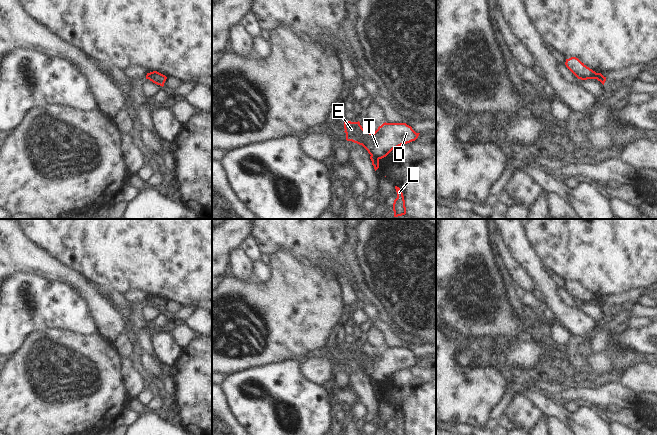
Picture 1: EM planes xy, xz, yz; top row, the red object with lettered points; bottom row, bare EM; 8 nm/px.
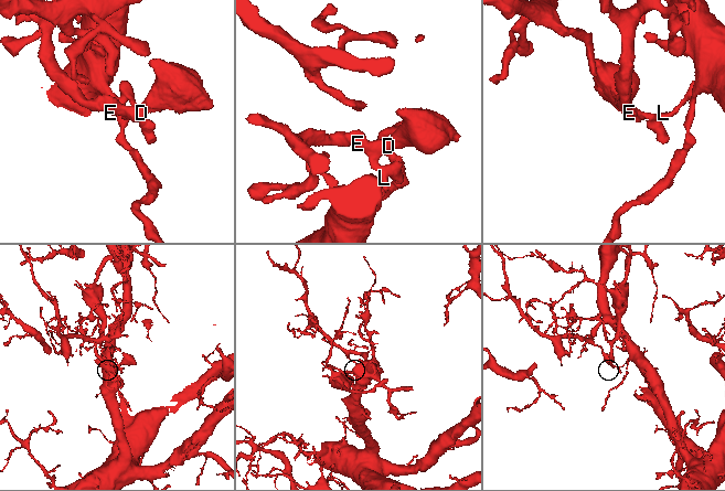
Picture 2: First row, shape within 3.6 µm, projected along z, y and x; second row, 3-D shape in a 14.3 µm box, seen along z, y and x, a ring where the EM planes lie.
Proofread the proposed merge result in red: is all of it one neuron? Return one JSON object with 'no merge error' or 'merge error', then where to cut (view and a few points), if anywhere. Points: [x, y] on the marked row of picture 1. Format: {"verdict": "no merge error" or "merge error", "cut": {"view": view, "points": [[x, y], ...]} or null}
{"verdict": "merge error", "cut": {"view": "xz", "points": [[371, 154], [378, 159]]}}

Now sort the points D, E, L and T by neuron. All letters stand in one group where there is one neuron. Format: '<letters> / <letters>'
D E T / L

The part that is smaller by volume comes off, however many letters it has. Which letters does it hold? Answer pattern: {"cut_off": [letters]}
{"cut_off": ["D", "E", "T"]}

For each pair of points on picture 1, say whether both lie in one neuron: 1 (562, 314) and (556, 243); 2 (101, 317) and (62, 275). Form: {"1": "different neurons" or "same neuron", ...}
{"1": "different neurons", "2": "same neuron"}

